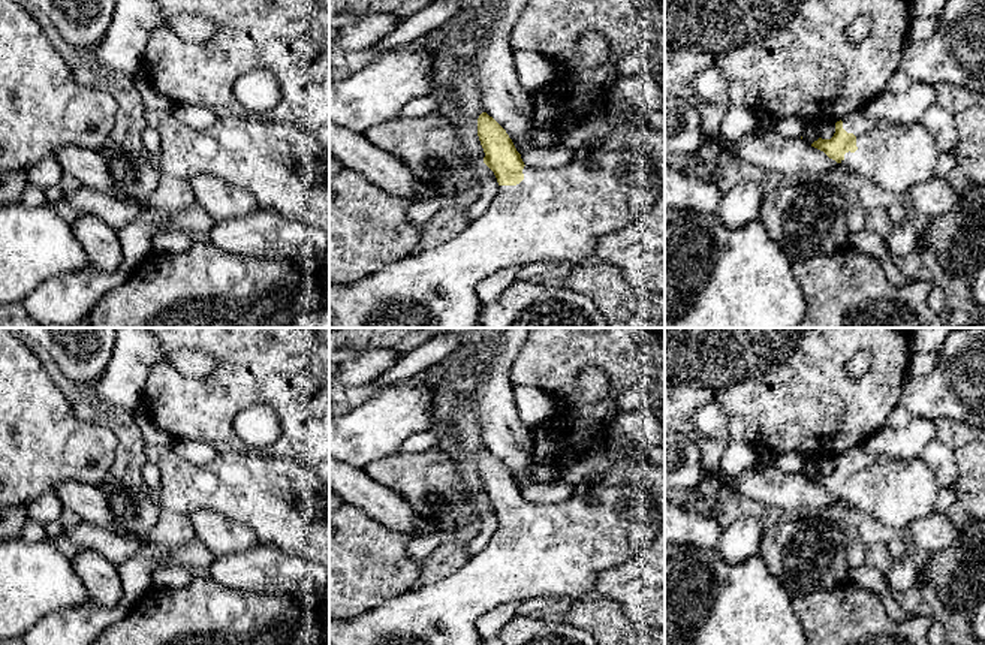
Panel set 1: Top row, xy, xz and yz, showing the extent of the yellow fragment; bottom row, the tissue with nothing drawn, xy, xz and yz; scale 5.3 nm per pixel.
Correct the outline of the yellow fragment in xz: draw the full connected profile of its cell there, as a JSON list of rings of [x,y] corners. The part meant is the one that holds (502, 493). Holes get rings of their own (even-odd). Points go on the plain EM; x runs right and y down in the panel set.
[[[487,447],[478,453],[478,471],[485,488],[484,498],[498,518],[488,545],[458,572],[436,584],[385,597],[356,617],[329,620],[329,645],[481,645],[476,624],[482,615],[506,603],[543,596],[569,596],[576,600],[596,590],[602,572],[633,558],[648,546],[663,524],[654,495],[633,483],[587,486],[569,500],[534,504],[524,500],[506,465]]]

